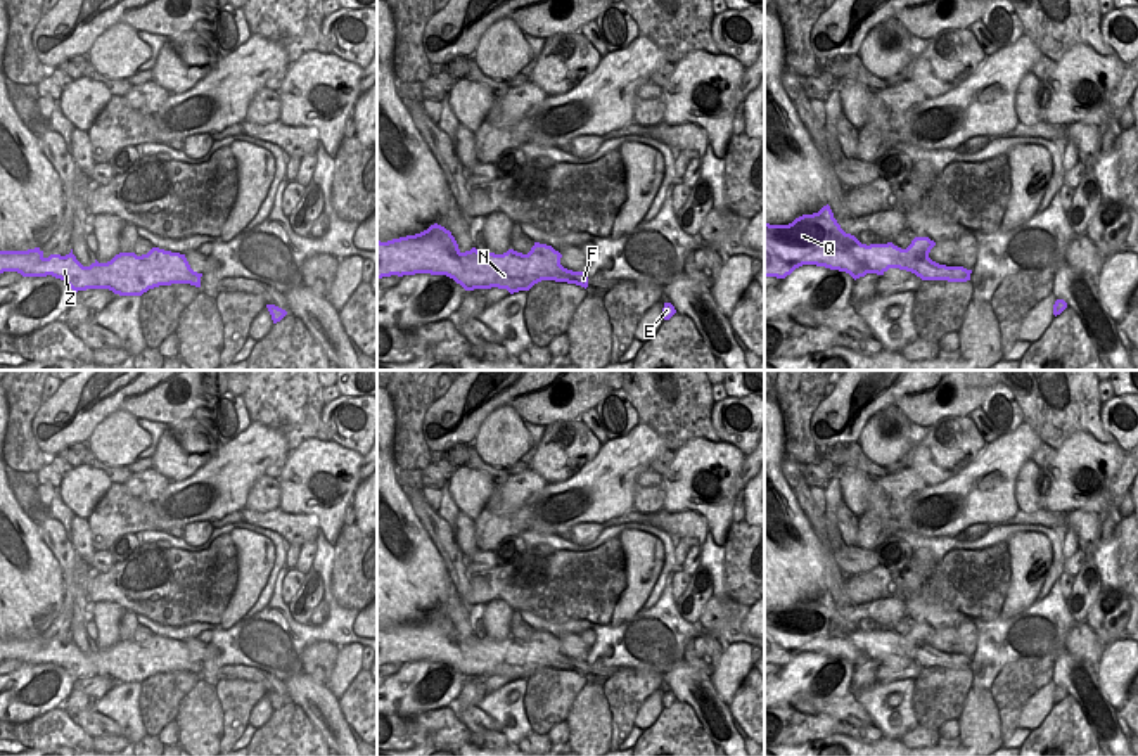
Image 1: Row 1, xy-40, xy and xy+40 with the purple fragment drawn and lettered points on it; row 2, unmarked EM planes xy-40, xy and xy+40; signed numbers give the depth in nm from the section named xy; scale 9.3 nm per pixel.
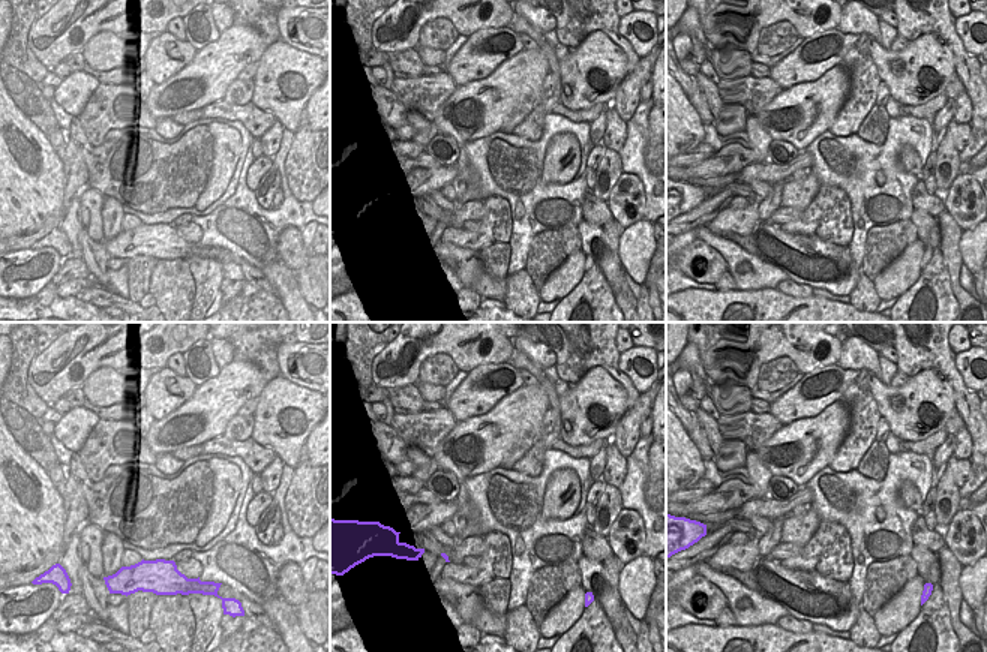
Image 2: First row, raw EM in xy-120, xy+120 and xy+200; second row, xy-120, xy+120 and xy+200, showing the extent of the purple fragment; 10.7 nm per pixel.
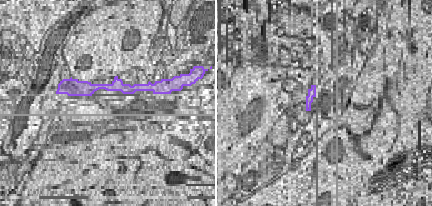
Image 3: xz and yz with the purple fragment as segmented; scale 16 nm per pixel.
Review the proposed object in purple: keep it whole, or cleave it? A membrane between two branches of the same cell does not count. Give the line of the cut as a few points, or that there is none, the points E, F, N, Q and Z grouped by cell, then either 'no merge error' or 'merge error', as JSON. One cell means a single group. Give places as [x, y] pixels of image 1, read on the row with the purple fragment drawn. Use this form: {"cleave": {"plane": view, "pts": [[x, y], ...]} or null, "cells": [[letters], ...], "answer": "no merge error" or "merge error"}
{"cleave": null, "cells": [["E", "F", "N", "Q", "Z"]], "answer": "no merge error"}

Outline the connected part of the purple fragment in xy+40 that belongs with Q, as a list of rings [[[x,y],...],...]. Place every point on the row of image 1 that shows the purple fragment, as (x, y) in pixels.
[[[827,204],[789,225],[764,223],[764,277],[785,279],[802,265],[816,265],[846,272],[854,280],[866,273],[884,275],[889,268],[911,272],[922,280],[970,280],[972,270],[932,261],[934,246],[929,237],[915,237],[906,249],[892,242],[861,244],[841,228]]]

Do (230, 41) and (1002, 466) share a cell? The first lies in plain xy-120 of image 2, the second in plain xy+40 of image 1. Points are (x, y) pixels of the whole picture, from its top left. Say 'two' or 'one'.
one

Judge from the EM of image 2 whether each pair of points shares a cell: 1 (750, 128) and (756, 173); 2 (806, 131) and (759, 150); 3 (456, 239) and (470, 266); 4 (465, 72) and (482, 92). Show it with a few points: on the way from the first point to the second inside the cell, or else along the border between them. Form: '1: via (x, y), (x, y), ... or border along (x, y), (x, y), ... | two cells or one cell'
1: border along (758, 162), (770, 164) | two cells
2: border along (752, 113), (752, 117), (773, 138) | two cells
3: border along (440, 239), (477, 252) | two cells
4: border along (501, 62), (486, 77), (471, 80), (458, 87) | two cells

